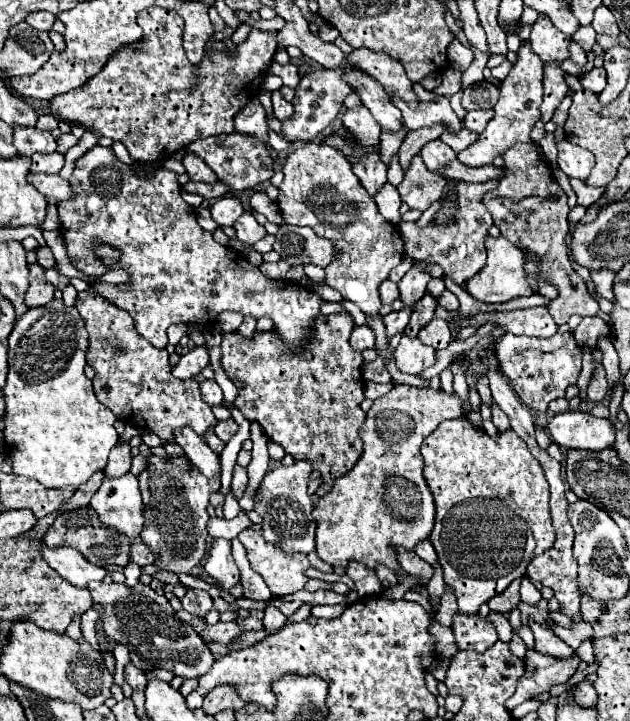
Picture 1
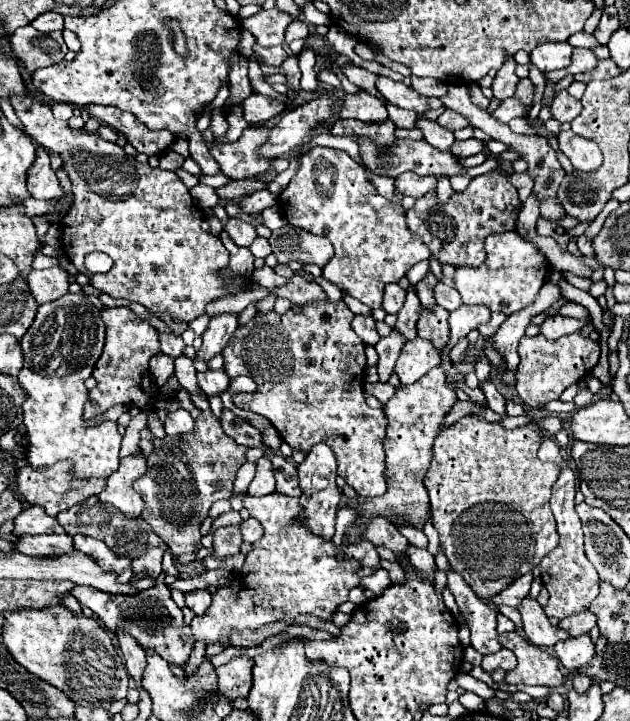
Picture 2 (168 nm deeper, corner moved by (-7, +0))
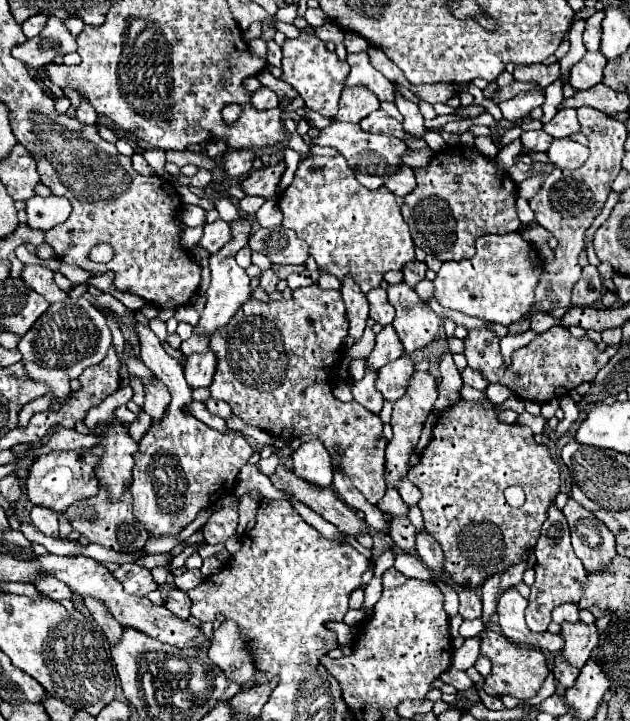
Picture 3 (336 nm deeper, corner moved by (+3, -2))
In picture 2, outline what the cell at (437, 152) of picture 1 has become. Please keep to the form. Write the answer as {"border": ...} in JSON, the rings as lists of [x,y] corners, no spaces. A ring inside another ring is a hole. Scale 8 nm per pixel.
{"border":[[[420,117],[418,121],[422,133],[424,133],[424,139],[434,147],[434,149],[440,149],[440,151],[450,151],[450,147],[454,145],[454,135],[452,131],[440,127],[436,121],[428,121],[424,117]]]}

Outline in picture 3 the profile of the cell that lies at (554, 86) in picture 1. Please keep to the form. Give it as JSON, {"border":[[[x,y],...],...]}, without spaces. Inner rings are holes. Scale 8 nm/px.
{"border":[[[560,109],[554,119],[542,127],[548,135],[552,135],[554,139],[562,139],[562,137],[570,137],[574,133],[580,131],[580,123],[576,117],[574,109]]]}

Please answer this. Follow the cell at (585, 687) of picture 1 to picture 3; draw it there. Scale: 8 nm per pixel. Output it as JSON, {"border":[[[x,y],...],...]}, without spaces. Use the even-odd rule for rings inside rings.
{"border":[[[556,653],[552,673],[554,673],[554,677],[556,677],[564,687],[572,687],[572,685],[574,685],[574,681],[576,681],[576,677],[578,677],[578,673],[580,673],[580,669],[572,667],[572,665],[564,659],[564,655]]]}

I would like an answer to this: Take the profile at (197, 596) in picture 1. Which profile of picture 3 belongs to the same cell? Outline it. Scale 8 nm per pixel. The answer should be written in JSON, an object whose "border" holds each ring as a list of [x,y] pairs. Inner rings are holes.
{"border":[[[174,589],[168,593],[166,601],[164,601],[164,607],[168,607],[174,615],[178,617],[184,617],[188,619],[190,617],[190,597],[186,591],[180,591],[180,589]]]}

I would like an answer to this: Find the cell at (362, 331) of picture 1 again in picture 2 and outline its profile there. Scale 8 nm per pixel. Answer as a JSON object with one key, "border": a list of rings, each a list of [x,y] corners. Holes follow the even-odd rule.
{"border":[[[356,315],[352,321],[352,329],[366,345],[376,345],[380,341],[380,335],[376,331],[376,321],[372,317]]]}

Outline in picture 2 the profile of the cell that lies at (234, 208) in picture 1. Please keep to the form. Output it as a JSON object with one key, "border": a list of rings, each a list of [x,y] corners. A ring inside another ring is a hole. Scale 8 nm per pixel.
{"border":[[[260,189],[258,193],[252,193],[252,195],[248,195],[248,197],[242,197],[242,199],[238,201],[238,205],[240,205],[240,209],[242,209],[244,213],[254,215],[254,213],[262,213],[262,209],[274,205],[276,199],[278,199],[278,197],[272,195],[268,189]]]}

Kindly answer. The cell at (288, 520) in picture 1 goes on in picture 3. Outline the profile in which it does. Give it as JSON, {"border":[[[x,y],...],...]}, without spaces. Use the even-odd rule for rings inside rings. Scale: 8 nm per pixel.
{"border":[[[310,439],[302,443],[294,453],[294,471],[298,477],[318,485],[318,487],[330,487],[332,485],[332,463],[328,449],[316,441]]]}

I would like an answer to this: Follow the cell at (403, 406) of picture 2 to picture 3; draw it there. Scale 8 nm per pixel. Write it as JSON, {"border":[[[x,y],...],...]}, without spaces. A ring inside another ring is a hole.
{"border":[[[416,371],[416,375],[412,375],[412,379],[408,383],[406,395],[398,403],[394,403],[394,411],[392,411],[394,439],[386,447],[386,483],[390,483],[390,485],[396,487],[398,479],[408,473],[410,455],[412,455],[418,439],[420,439],[420,431],[422,431],[422,425],[424,425],[426,417],[434,409],[434,401],[436,399],[438,399],[438,385],[436,385],[434,377],[430,373]]]}

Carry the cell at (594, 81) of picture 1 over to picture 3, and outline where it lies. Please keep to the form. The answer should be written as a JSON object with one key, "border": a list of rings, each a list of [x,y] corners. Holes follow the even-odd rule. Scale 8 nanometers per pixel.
{"border":[[[600,51],[596,53],[586,53],[570,71],[570,85],[578,91],[590,89],[596,83],[602,81],[602,71],[604,71],[606,59]]]}

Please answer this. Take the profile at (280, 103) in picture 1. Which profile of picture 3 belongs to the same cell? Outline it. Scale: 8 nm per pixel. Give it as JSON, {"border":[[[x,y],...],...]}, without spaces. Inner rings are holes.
{"border":[[[268,41],[268,43],[266,43],[266,47],[268,47],[266,61],[268,61],[270,65],[280,67],[280,61],[282,61],[282,49],[280,49],[280,45],[276,45],[274,41]]]}

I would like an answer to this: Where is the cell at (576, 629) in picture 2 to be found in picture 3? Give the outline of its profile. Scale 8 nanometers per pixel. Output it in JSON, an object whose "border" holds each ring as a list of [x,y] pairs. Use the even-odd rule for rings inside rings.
{"border":[[[566,603],[566,605],[560,605],[552,611],[552,621],[554,623],[564,623],[564,621],[578,621],[580,615],[578,615],[578,607],[572,605],[572,603]]]}

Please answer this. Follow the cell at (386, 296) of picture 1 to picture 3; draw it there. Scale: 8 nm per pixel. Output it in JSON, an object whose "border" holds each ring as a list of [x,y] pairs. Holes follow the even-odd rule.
{"border":[[[376,287],[366,293],[368,303],[370,303],[370,317],[380,323],[382,327],[390,325],[394,319],[394,307],[386,299],[386,291],[382,287]]]}

